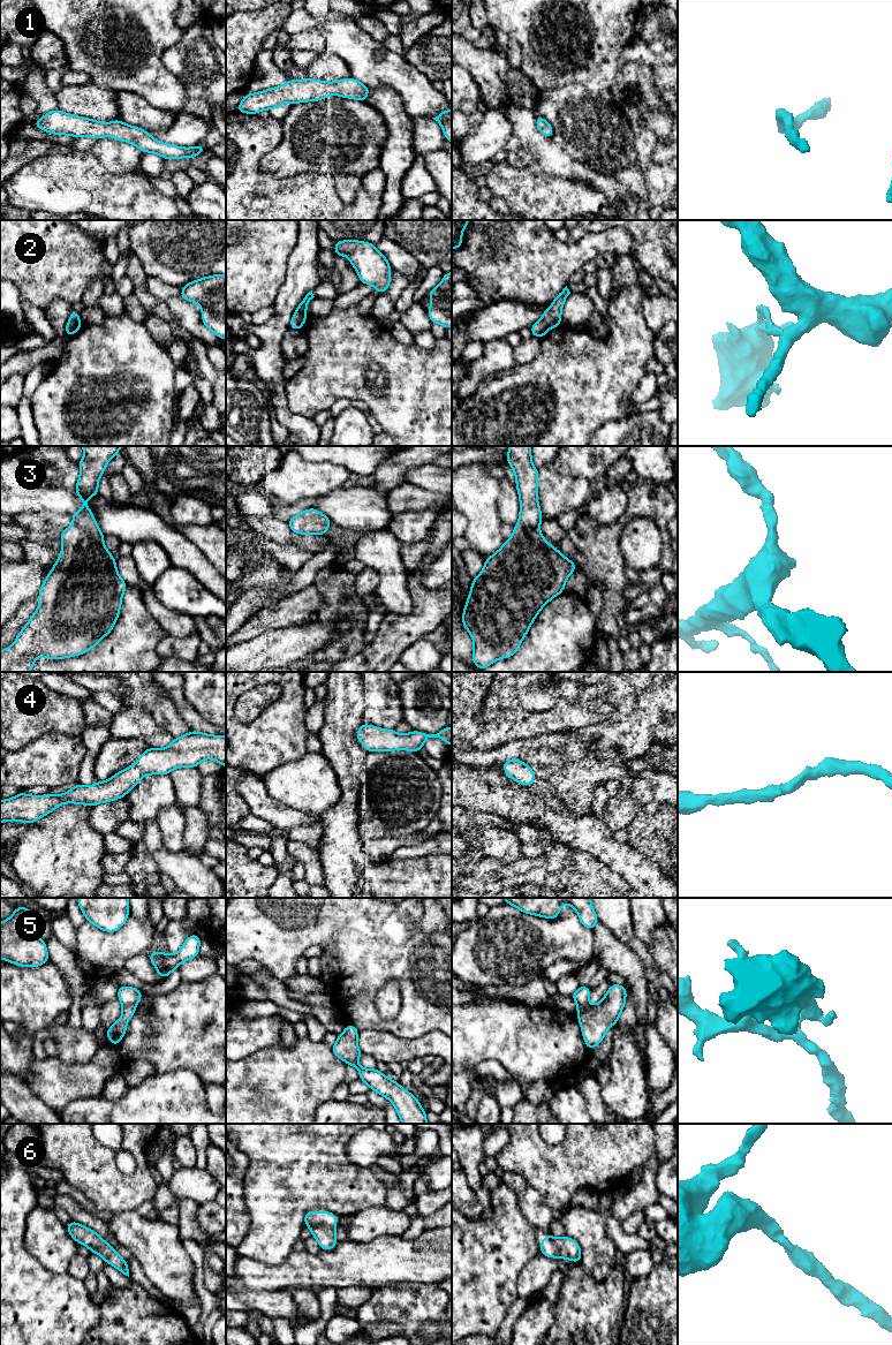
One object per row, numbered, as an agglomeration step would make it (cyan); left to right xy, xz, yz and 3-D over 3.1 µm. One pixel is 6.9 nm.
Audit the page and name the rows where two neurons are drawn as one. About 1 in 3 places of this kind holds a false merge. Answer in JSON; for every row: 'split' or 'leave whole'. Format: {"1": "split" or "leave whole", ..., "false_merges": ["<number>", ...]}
{"1": "leave whole", "2": "split", "3": "leave whole", "4": "leave whole", "5": "leave whole", "6": "leave whole", "false_merges": ["2"]}

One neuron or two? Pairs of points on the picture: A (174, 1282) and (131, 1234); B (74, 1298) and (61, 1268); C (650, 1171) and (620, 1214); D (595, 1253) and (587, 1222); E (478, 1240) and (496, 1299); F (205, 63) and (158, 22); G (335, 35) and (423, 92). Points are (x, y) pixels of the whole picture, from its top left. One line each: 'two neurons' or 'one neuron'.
A: one neuron
B: two neurons
C: one neuron
D: one neuron
E: one neuron
F: two neurons
G: one neuron

